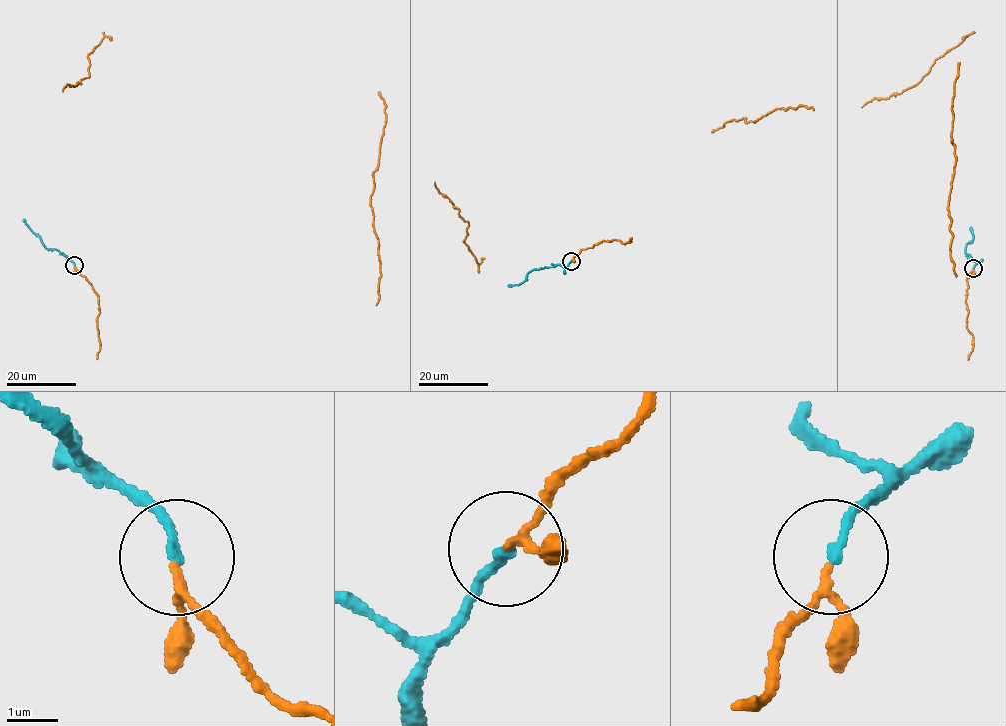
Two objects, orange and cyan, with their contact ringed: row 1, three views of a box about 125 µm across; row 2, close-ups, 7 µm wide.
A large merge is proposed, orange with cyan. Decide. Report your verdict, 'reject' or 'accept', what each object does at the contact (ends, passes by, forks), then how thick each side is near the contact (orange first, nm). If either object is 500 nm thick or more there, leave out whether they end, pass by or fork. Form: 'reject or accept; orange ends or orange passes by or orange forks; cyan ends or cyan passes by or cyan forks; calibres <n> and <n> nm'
accept; orange passes by; cyan ends; calibres 120 and 180 nm

